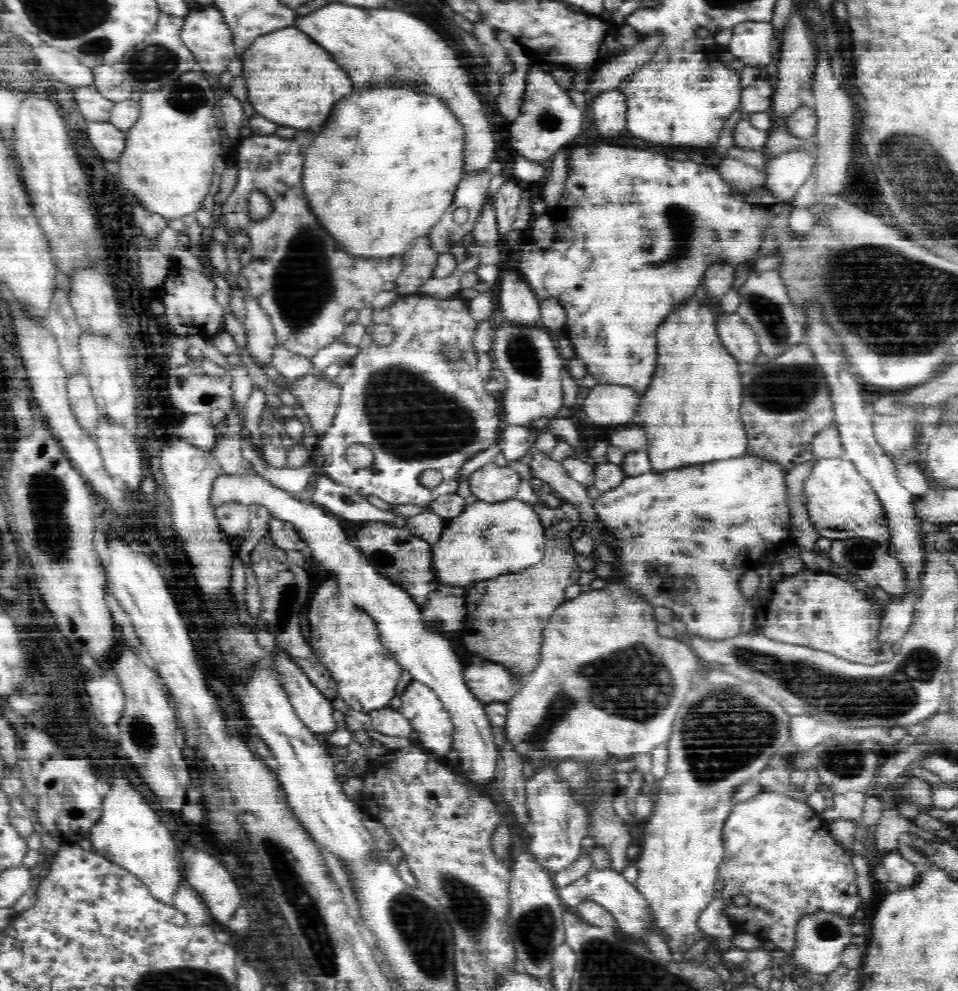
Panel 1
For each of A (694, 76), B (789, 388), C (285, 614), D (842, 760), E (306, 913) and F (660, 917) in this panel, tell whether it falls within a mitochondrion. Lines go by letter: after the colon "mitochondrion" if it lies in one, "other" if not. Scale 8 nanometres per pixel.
A: other
B: mitochondrion
C: mitochondrion
D: mitochondrion
E: mitochondrion
F: other

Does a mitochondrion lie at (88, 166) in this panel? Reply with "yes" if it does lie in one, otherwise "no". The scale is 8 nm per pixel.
no

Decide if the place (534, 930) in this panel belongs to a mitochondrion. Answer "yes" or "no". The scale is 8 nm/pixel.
yes

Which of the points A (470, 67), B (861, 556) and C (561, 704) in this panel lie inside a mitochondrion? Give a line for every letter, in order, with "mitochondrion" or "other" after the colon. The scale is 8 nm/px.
A: other
B: mitochondrion
C: mitochondrion

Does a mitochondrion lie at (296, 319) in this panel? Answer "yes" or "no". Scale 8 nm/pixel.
yes

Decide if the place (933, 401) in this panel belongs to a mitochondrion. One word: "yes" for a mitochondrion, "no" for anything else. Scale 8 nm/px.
no

